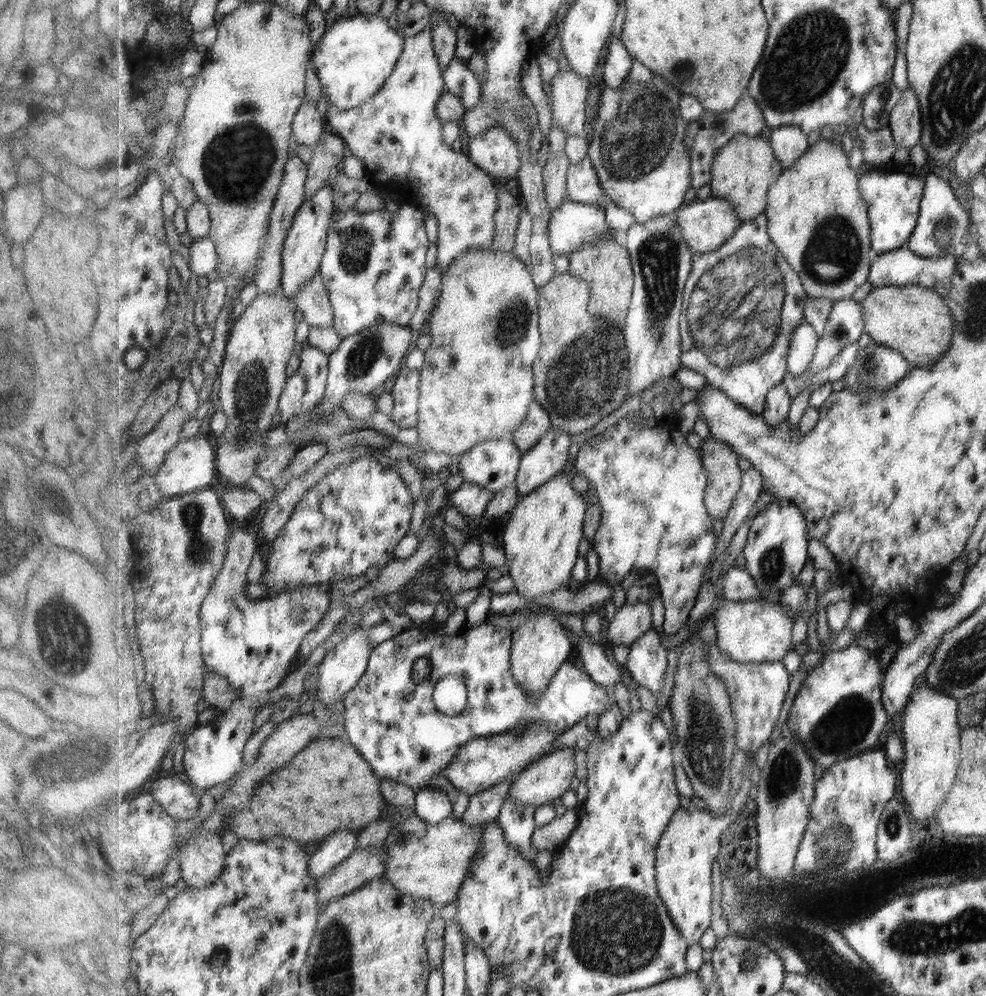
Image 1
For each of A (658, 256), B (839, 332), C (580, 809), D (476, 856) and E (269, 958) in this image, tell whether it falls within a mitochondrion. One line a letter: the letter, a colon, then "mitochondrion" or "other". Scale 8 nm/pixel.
A: mitochondrion
B: mitochondrion
C: other
D: other
E: other

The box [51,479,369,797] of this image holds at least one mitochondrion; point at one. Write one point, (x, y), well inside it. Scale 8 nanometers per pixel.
(200, 549)

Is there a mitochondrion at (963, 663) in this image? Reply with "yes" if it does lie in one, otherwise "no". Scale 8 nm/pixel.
yes

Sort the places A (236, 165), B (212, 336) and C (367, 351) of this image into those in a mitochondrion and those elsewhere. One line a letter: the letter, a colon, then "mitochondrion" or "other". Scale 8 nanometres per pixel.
A: mitochondrion
B: other
C: mitochondrion

